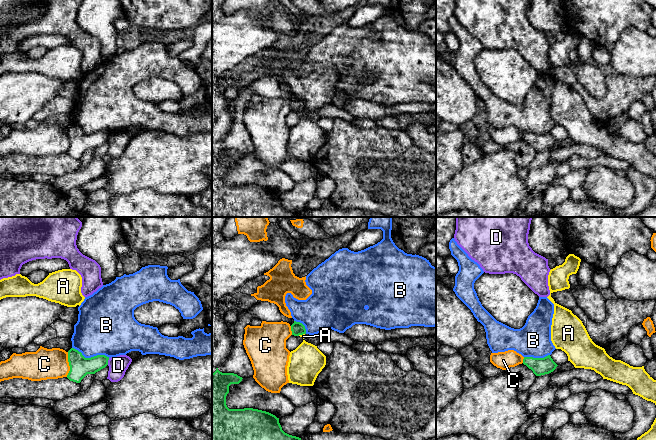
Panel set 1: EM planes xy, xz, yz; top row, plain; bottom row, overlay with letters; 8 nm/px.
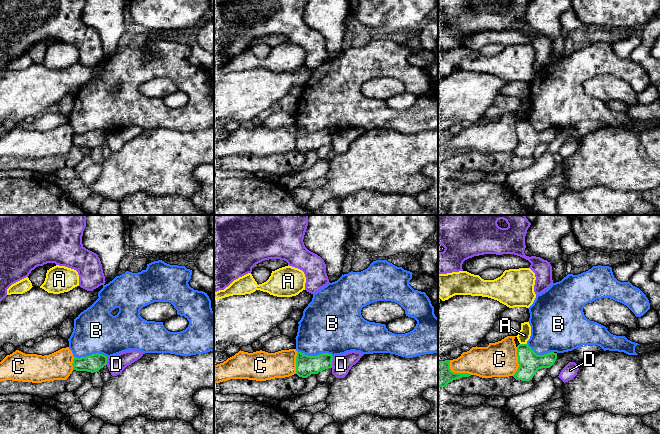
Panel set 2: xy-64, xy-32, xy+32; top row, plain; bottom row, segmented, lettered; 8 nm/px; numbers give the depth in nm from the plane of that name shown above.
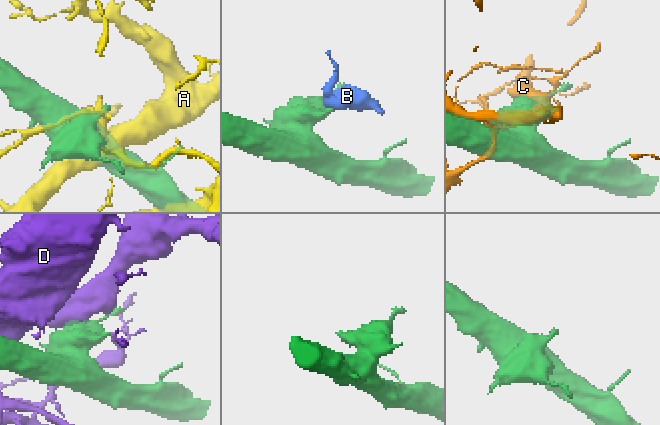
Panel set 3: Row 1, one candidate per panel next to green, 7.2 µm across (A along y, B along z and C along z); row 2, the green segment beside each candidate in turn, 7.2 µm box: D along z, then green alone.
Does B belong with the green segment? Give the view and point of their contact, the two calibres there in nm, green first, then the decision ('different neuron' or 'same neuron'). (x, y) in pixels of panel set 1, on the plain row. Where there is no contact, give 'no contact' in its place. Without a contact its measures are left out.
meets green in xy at (91, 133); 160 nm thick on the green side, 420 nm on the other; different neuron

